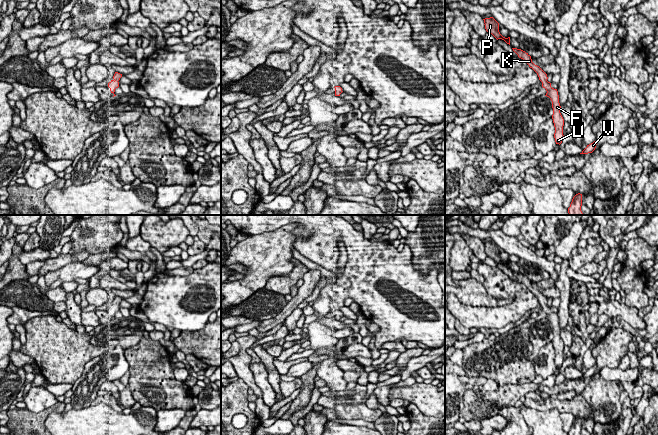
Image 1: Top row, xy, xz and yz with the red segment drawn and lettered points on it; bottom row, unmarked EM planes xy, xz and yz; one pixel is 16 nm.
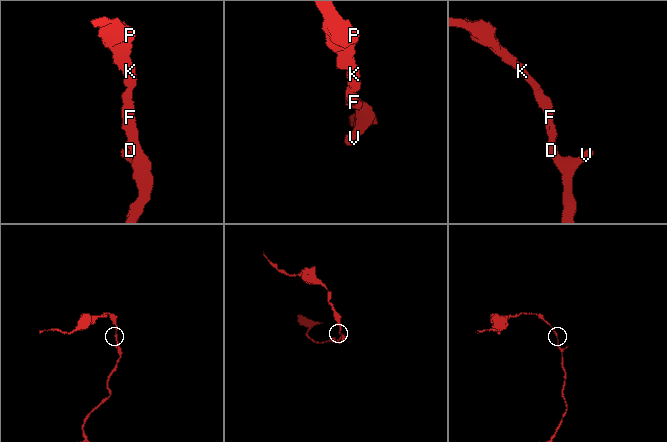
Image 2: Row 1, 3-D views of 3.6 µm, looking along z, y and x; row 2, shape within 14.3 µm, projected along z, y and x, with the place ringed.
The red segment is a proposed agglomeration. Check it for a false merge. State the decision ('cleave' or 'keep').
keep

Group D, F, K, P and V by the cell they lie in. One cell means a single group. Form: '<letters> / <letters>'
D F K P V

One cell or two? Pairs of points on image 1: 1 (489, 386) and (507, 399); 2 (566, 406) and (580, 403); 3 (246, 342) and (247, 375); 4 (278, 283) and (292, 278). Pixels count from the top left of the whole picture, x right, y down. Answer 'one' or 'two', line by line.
1: two
2: one
3: one
4: one

